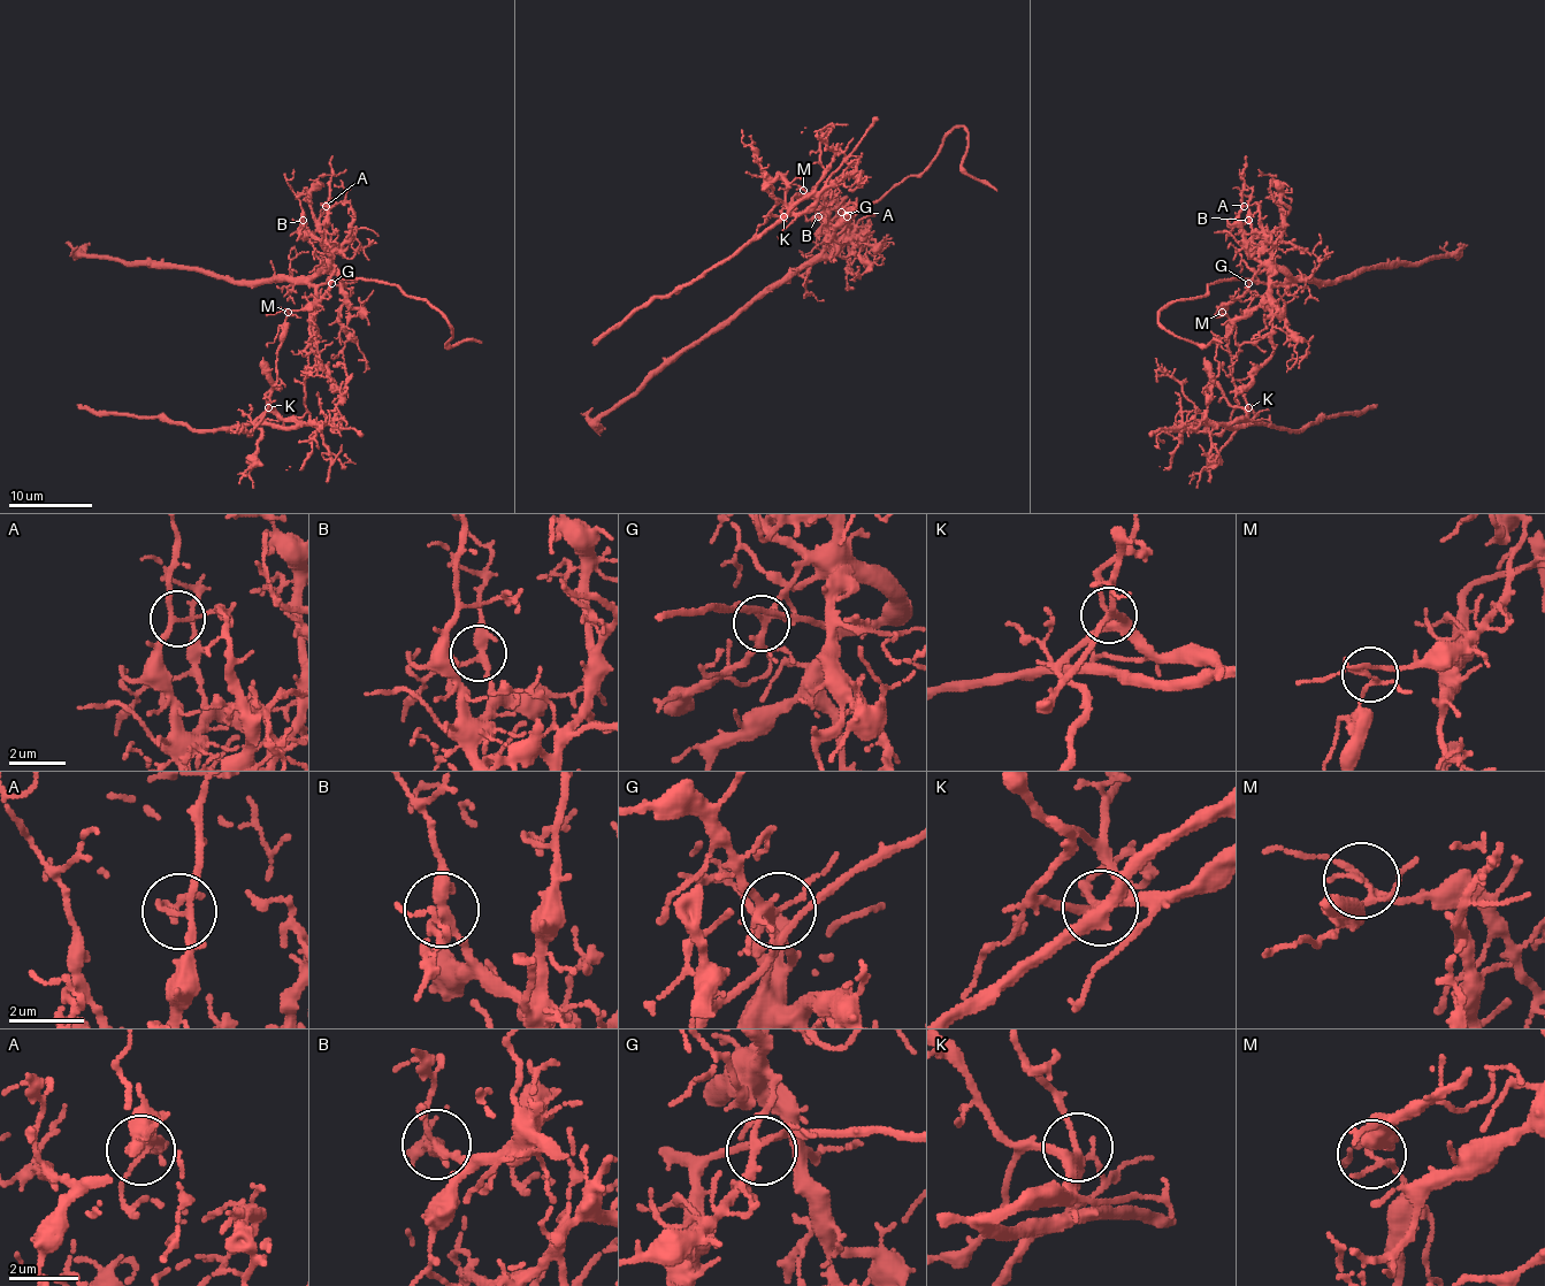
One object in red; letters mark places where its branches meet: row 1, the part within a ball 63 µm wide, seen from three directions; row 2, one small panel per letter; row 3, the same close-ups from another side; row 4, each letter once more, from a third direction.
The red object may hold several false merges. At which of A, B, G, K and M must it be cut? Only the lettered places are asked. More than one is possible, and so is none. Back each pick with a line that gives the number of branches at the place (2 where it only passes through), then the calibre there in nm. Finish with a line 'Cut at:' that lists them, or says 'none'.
M: Branches: 4. Thickness 140 nm
Cut at: M

